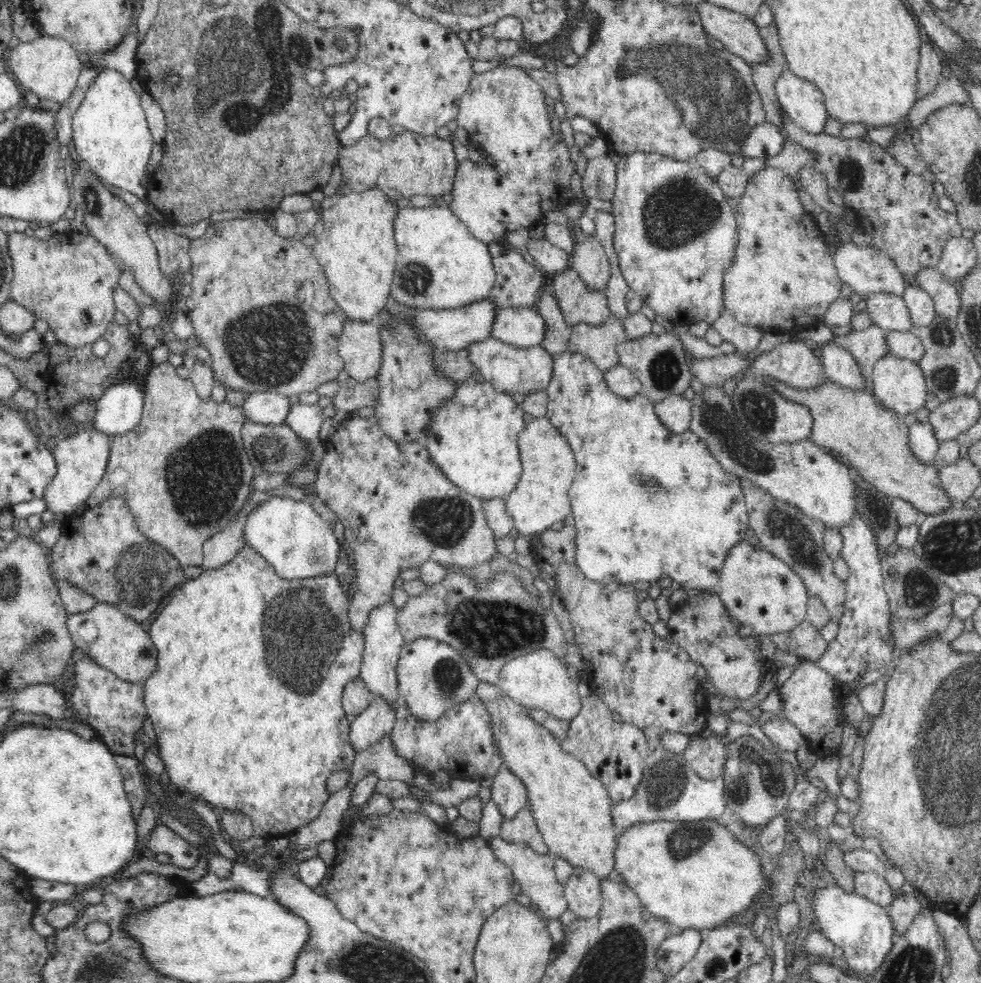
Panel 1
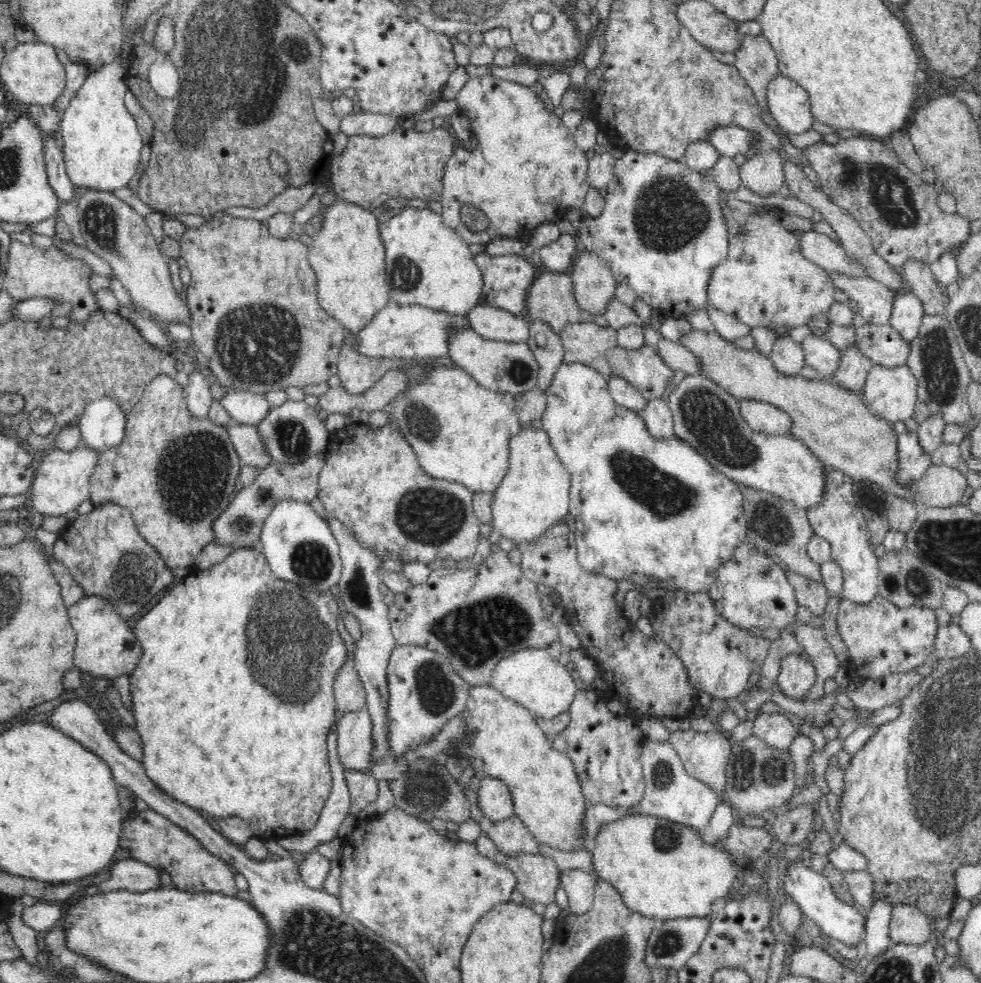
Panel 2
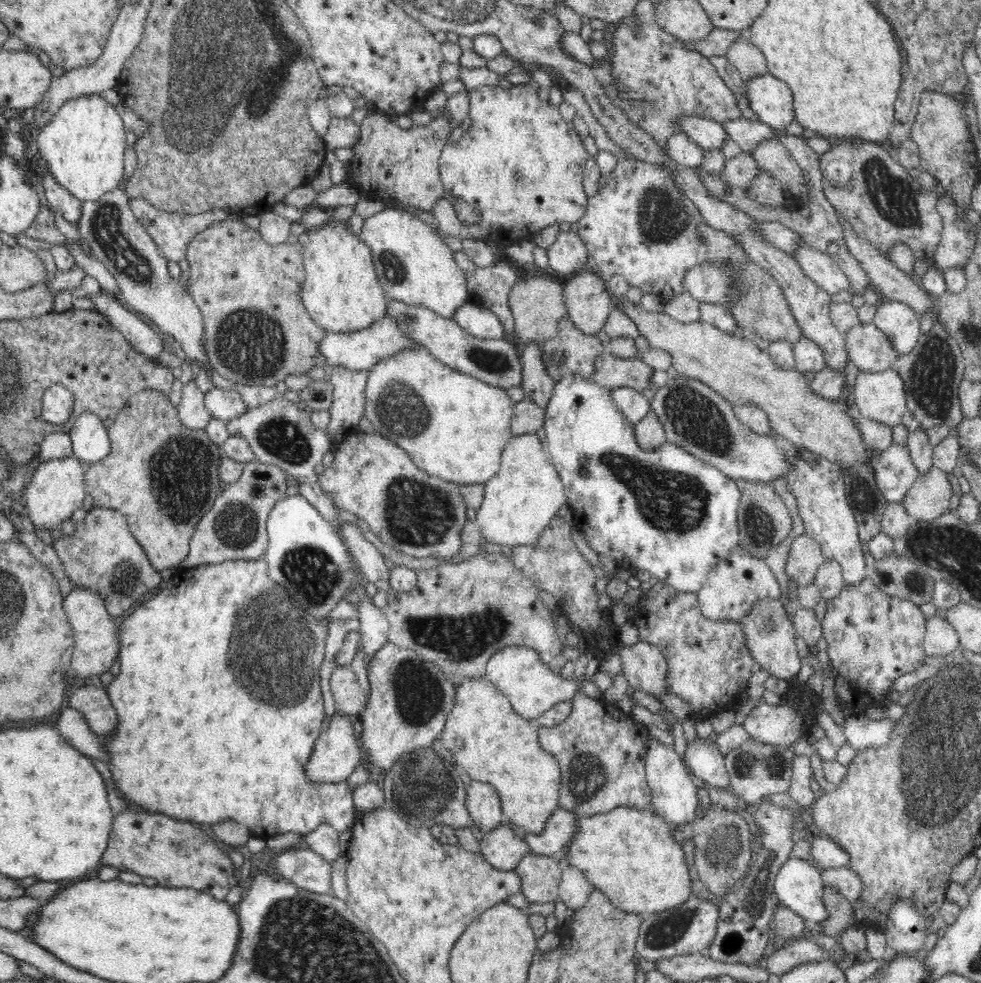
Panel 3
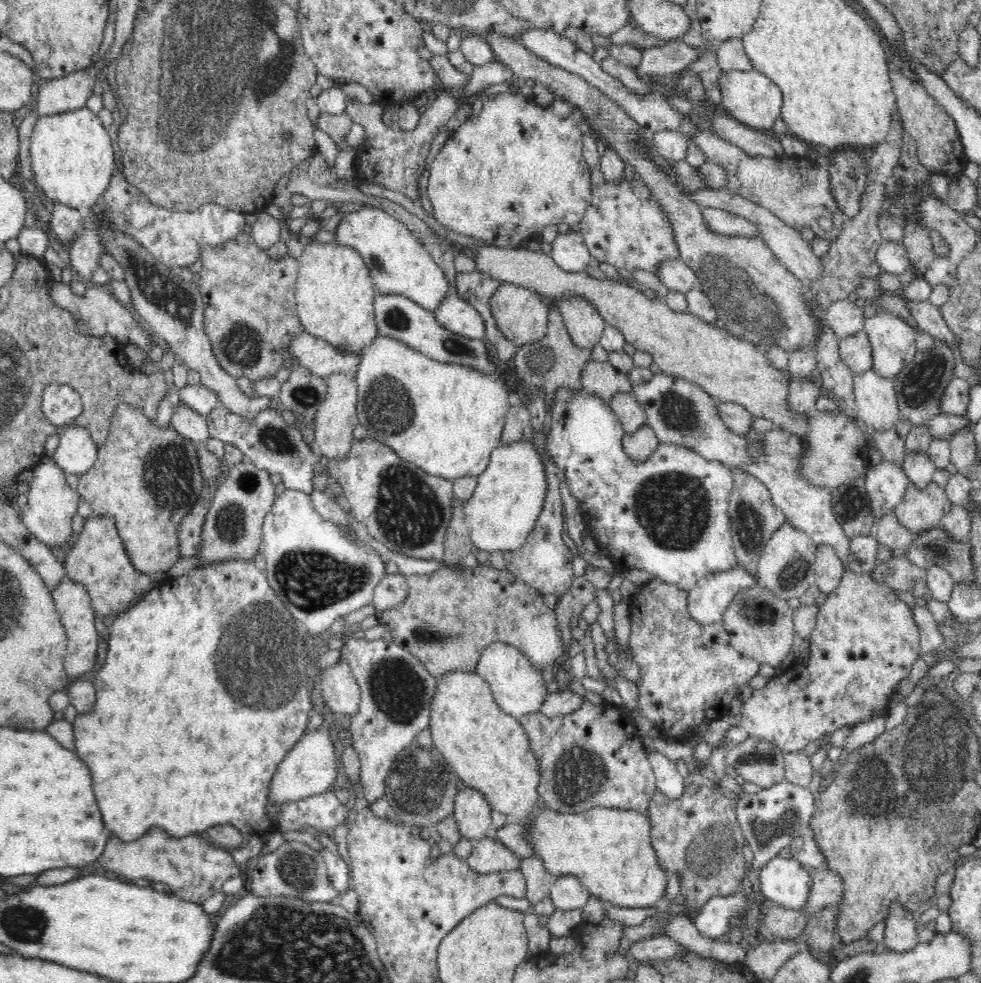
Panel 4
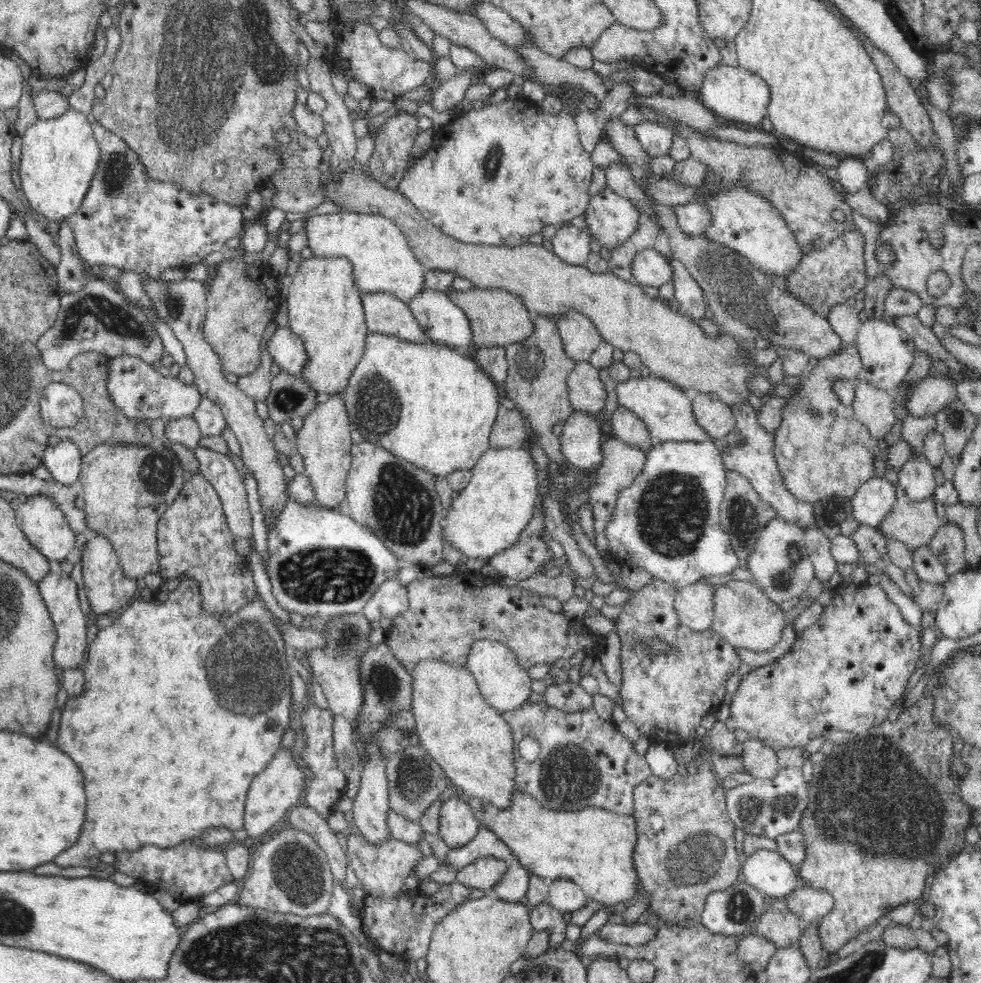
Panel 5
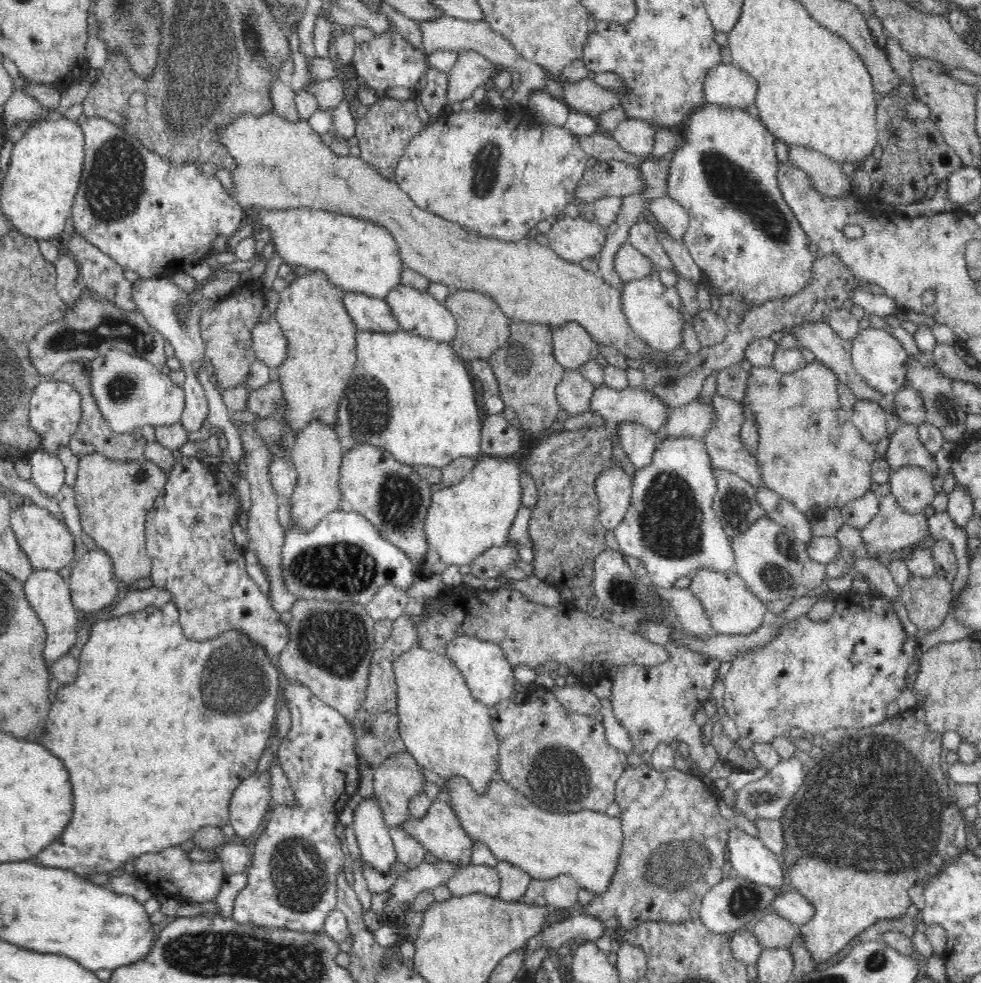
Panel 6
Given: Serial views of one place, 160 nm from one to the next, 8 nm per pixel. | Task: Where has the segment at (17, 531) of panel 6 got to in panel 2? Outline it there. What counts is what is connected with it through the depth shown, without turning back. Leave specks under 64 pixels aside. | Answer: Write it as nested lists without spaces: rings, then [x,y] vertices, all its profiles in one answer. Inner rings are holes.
[[[82,444],[71,451],[51,449],[43,456],[42,464],[35,473],[31,490],[28,493],[29,508],[43,516],[66,515],[76,510],[91,495],[91,477],[98,463],[98,452]]]

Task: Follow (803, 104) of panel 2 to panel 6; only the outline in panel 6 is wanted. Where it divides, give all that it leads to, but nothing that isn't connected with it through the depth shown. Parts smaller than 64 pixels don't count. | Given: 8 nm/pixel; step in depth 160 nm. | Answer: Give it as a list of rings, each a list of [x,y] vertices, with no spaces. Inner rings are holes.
[[[719,65],[707,73],[712,86],[703,86],[705,102],[746,110],[755,104],[758,83],[746,72],[730,65]]]

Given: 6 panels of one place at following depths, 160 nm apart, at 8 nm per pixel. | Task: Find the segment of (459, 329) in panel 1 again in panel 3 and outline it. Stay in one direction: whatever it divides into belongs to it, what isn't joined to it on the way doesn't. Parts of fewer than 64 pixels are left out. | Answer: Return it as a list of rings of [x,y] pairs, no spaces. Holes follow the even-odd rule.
[[[384,315],[379,318],[373,325],[368,328],[357,330],[354,332],[347,333],[327,333],[322,342],[320,342],[320,353],[324,355],[326,359],[326,364],[328,370],[340,366],[346,367],[348,370],[359,371],[359,370],[369,370],[374,364],[378,364],[380,360],[386,360],[394,354],[398,354],[400,350],[408,350],[411,348],[421,348],[418,341],[414,341],[410,335],[406,335],[394,317],[390,315]]]

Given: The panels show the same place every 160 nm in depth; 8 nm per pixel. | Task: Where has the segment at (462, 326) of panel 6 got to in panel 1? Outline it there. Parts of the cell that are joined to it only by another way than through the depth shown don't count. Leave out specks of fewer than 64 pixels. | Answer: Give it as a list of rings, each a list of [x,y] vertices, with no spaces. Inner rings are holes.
[[[568,268],[551,274],[547,281],[564,313],[566,324],[601,325],[611,317],[605,291],[590,289],[576,269]]]

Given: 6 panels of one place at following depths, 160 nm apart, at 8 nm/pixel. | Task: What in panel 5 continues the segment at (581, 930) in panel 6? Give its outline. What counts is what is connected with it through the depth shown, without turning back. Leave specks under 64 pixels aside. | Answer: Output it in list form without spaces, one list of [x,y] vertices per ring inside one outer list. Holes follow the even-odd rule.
[[[639,921],[633,925],[609,924],[609,922],[600,930],[598,937],[611,943],[630,945],[638,947],[646,945],[646,942],[654,940],[657,930],[650,923]]]

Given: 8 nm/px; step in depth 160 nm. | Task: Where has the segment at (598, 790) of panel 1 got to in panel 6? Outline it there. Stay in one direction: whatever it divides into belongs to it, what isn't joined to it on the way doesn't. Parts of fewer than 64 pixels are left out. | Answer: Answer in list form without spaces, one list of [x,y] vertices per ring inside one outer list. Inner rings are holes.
[[[418,646],[402,652],[394,662],[392,671],[398,686],[398,731],[408,751],[423,768],[428,768],[448,780],[461,776],[478,794],[486,794],[490,780],[498,777],[498,737],[492,727],[489,707],[474,698],[464,675],[446,654],[438,654]]]

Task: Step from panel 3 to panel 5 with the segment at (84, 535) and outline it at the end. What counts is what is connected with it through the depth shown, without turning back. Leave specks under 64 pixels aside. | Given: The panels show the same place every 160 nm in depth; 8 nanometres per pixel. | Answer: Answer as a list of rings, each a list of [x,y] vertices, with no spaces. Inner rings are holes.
[[[103,534],[90,538],[82,548],[80,564],[82,566],[82,578],[84,581],[84,590],[90,602],[90,608],[96,614],[117,614],[125,609],[140,592],[136,585],[136,580],[128,578],[122,567],[118,555],[112,547],[111,540],[105,538]]]

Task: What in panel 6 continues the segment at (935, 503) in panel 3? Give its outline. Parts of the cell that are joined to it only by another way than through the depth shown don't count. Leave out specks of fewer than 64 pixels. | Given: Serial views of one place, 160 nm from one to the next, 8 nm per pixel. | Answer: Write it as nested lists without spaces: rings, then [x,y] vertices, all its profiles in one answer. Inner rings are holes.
[[[892,493],[880,496],[878,512],[864,528],[860,529],[860,535],[869,548],[871,556],[892,554],[904,548],[912,548],[916,543],[924,543],[924,548],[930,548],[936,542],[930,535],[928,519],[924,513],[910,514],[904,511]]]

